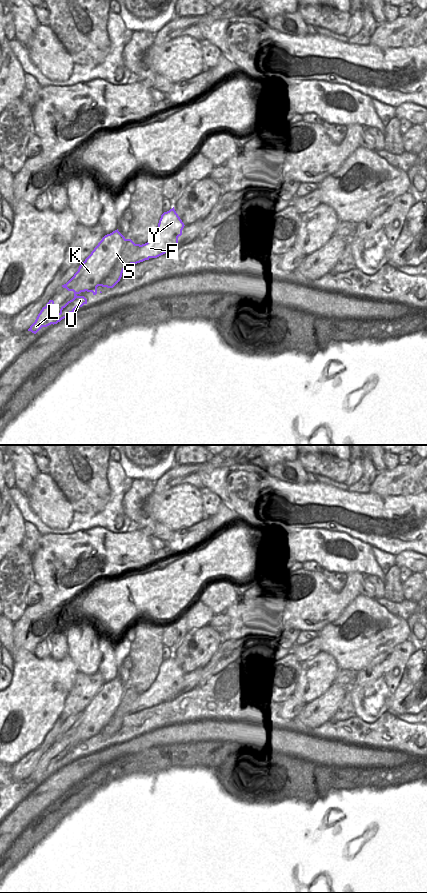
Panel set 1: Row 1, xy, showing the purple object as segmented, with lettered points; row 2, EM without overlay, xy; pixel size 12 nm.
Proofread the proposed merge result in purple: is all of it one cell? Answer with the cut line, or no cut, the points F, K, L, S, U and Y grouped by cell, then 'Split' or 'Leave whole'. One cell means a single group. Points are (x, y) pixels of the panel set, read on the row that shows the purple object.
Split along xy (141, 245), (131, 255), (130, 263). Groups: F Y / K L S U. Split

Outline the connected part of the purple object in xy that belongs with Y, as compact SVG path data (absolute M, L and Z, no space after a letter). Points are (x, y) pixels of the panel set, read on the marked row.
M174 207L164 212L154 235L132 253L130 263L137 264L169 252L178 244L178 237L182 235L184 226Z

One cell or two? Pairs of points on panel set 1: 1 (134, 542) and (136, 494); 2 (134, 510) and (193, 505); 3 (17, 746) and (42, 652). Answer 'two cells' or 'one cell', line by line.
1: two cells
2: two cells
3: two cells

